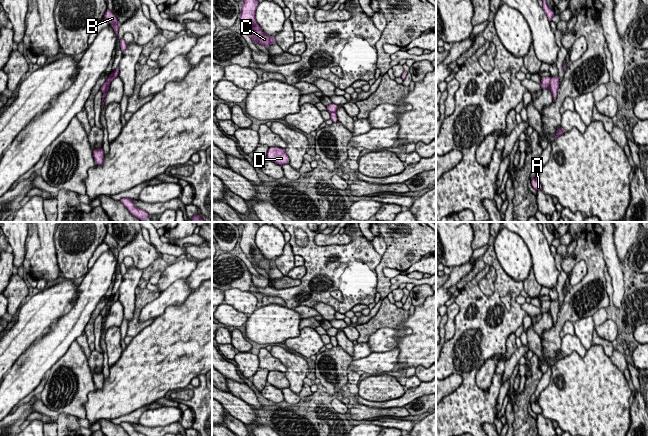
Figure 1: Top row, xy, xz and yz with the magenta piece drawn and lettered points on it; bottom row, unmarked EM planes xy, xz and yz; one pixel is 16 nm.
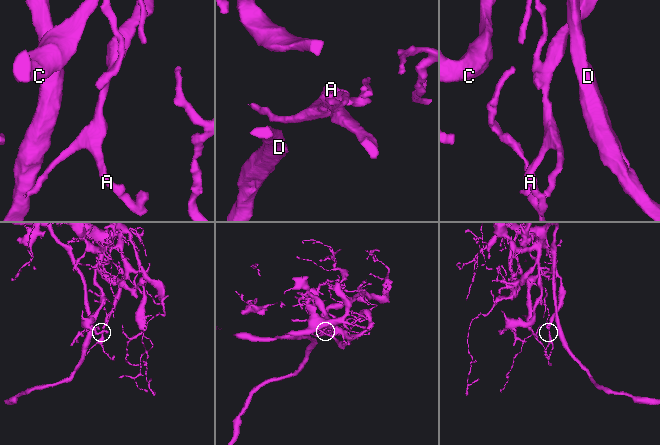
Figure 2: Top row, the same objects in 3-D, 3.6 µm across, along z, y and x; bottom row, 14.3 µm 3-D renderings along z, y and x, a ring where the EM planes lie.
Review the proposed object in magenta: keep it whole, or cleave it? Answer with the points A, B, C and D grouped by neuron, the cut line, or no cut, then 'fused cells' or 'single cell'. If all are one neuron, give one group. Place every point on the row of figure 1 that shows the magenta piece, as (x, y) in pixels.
A B C D; no cut; single cell

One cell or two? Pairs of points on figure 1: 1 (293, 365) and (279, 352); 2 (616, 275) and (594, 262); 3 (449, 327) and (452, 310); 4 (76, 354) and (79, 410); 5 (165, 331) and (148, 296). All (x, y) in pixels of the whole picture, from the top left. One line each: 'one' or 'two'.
1: one
2: two
3: one
4: one
5: two

